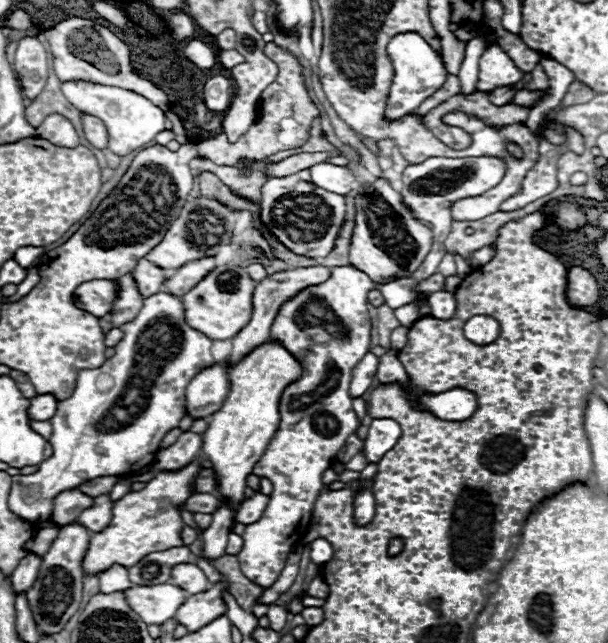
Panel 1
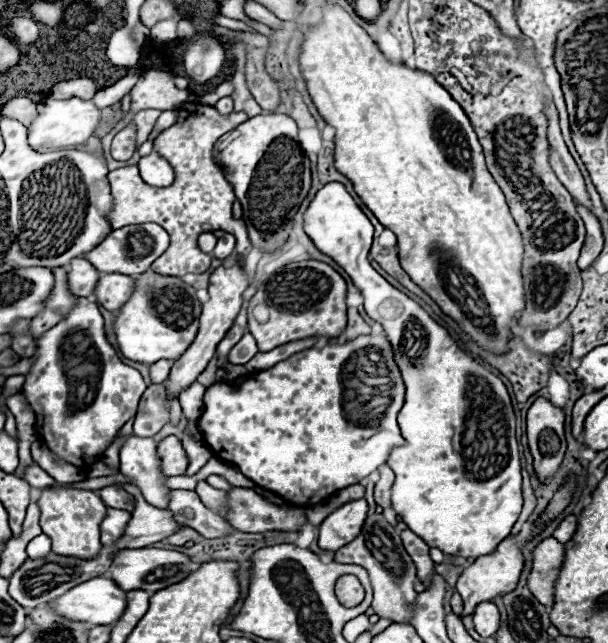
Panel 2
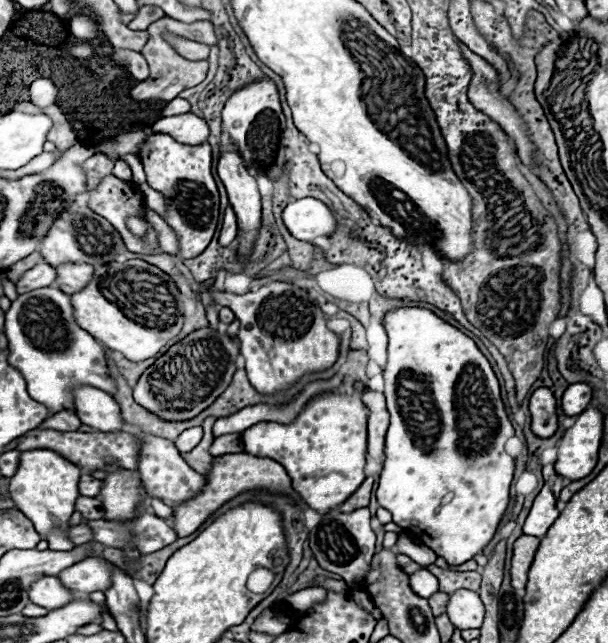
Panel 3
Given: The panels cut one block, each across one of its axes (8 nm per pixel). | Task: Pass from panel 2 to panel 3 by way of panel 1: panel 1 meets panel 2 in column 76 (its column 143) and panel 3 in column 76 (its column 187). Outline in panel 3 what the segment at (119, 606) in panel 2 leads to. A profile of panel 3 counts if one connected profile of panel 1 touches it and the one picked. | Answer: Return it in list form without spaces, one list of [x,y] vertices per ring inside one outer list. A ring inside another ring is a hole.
[[[56,576],[40,578],[30,588],[30,600],[46,610],[62,608],[64,604],[68,604],[68,600],[74,600],[74,598],[78,598],[78,594],[64,588]]]

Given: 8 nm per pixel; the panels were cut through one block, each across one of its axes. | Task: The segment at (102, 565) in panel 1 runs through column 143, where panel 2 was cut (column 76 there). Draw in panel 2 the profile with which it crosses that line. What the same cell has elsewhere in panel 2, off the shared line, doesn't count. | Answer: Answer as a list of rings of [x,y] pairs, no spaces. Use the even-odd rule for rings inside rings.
[[[44,488],[38,498],[38,506],[42,512],[42,532],[52,538],[52,552],[62,556],[80,556],[86,560],[92,560],[92,556],[100,552],[100,524],[106,516],[106,506],[96,492],[76,488]]]

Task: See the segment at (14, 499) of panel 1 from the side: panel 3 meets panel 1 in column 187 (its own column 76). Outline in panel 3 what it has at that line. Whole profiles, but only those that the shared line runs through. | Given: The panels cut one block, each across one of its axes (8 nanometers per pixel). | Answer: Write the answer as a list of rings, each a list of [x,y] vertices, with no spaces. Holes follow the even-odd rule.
[[[48,286],[20,294],[6,312],[4,332],[10,342],[8,364],[24,376],[28,394],[44,404],[50,416],[62,410],[74,412],[72,390],[76,386],[100,388],[112,396],[118,392],[116,380],[110,376],[106,364],[104,348],[74,322],[70,296],[58,288]]]

